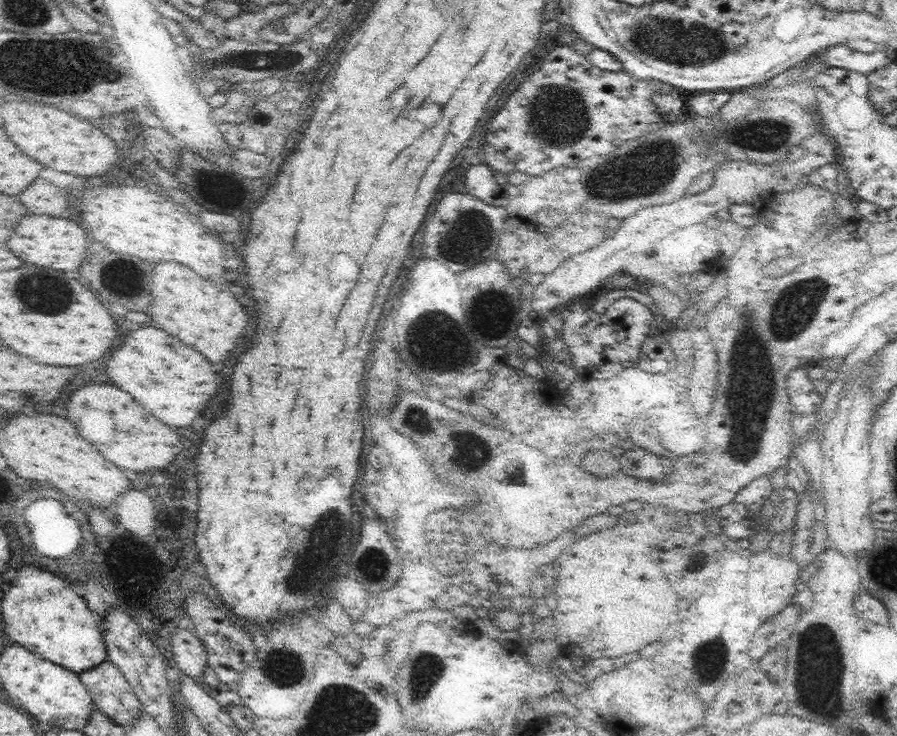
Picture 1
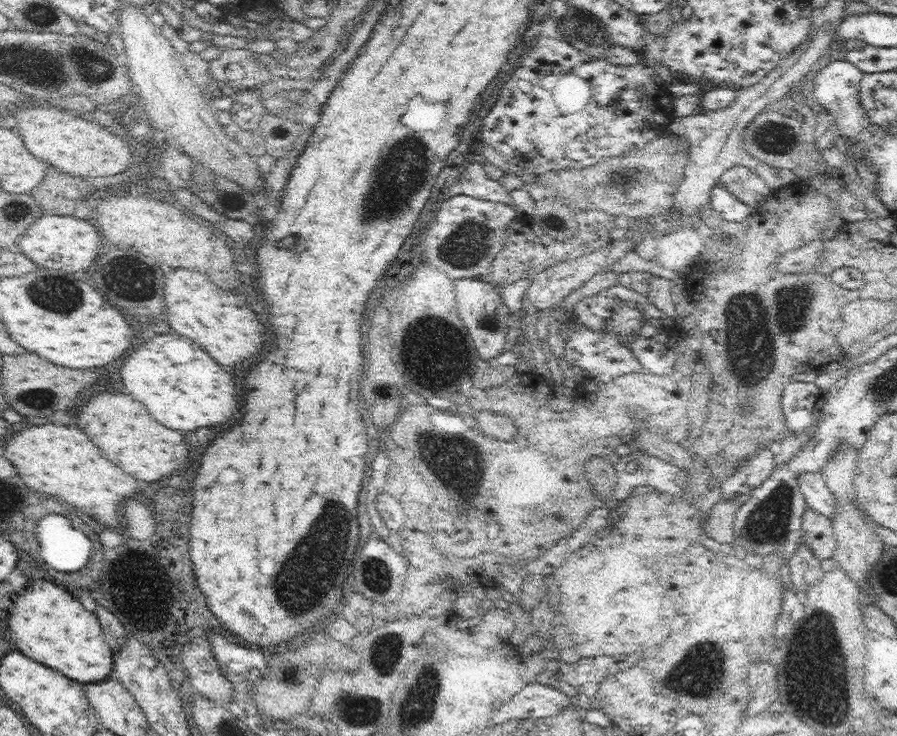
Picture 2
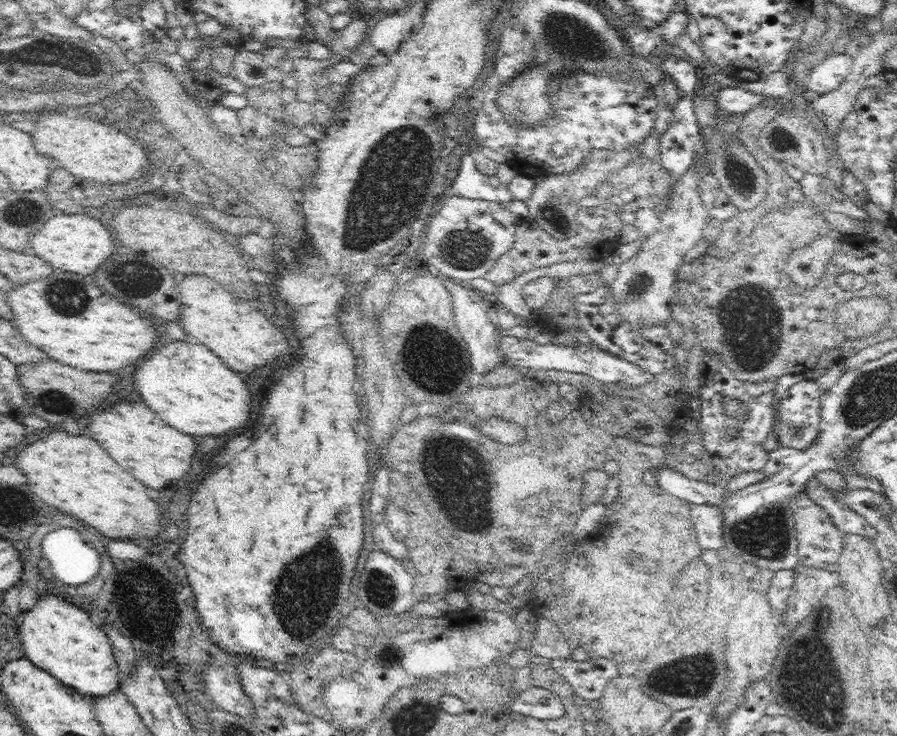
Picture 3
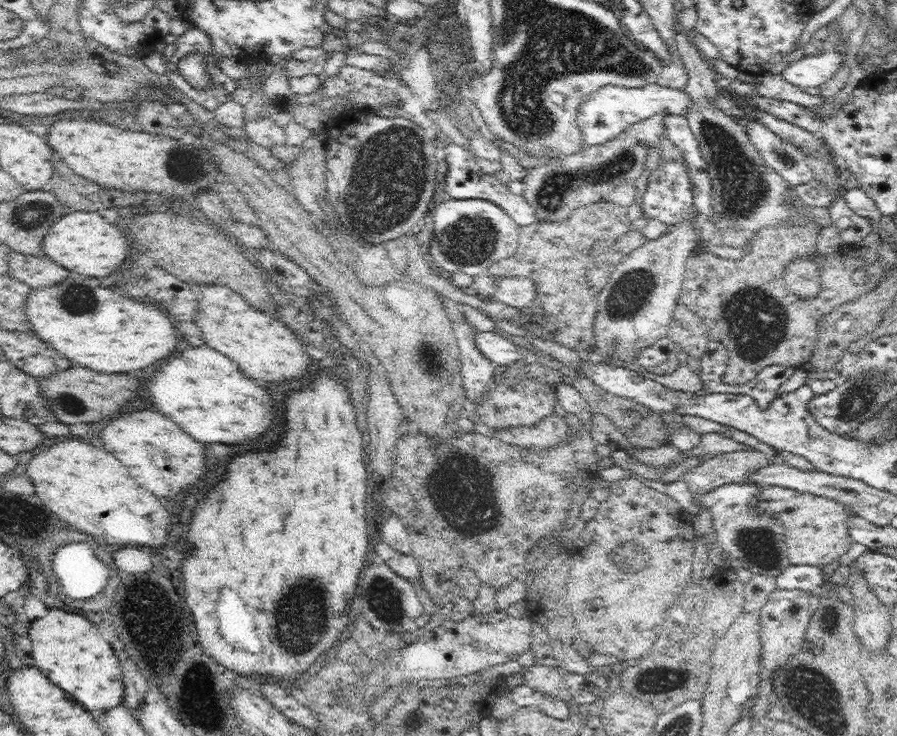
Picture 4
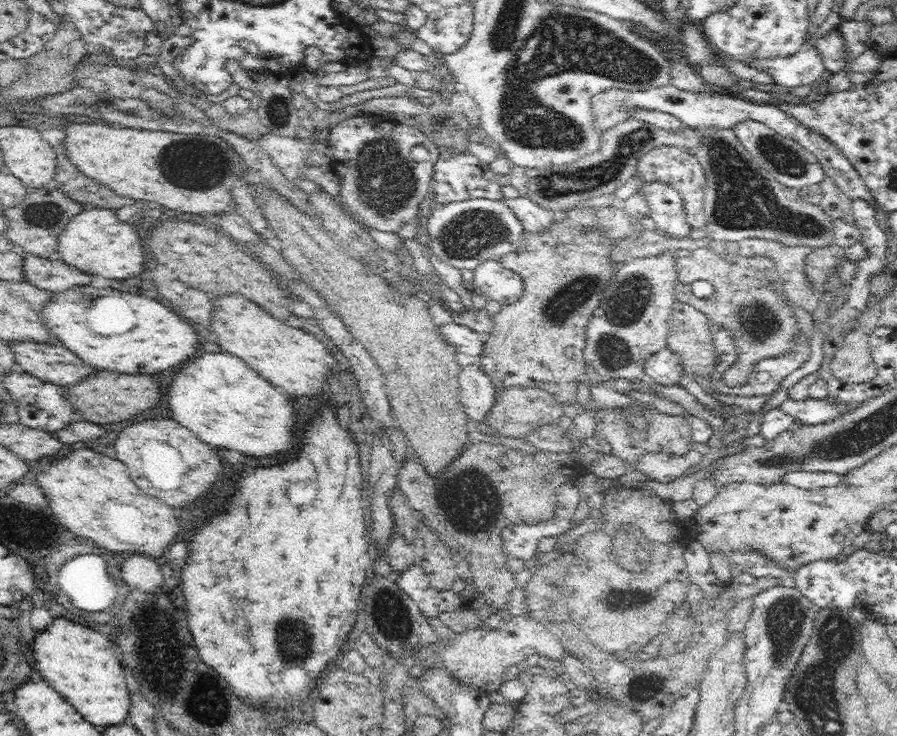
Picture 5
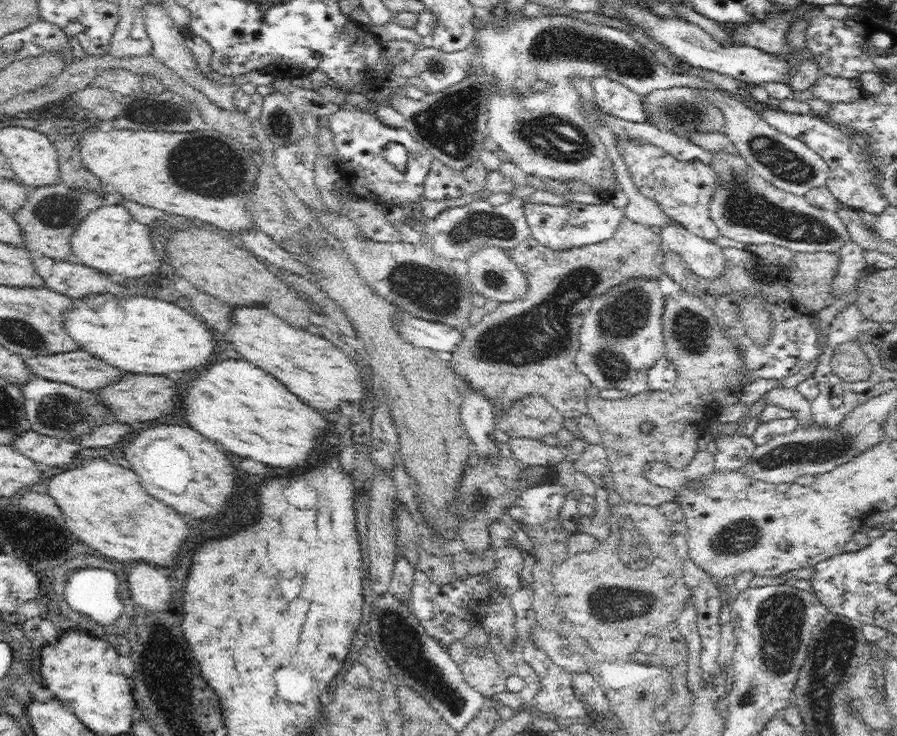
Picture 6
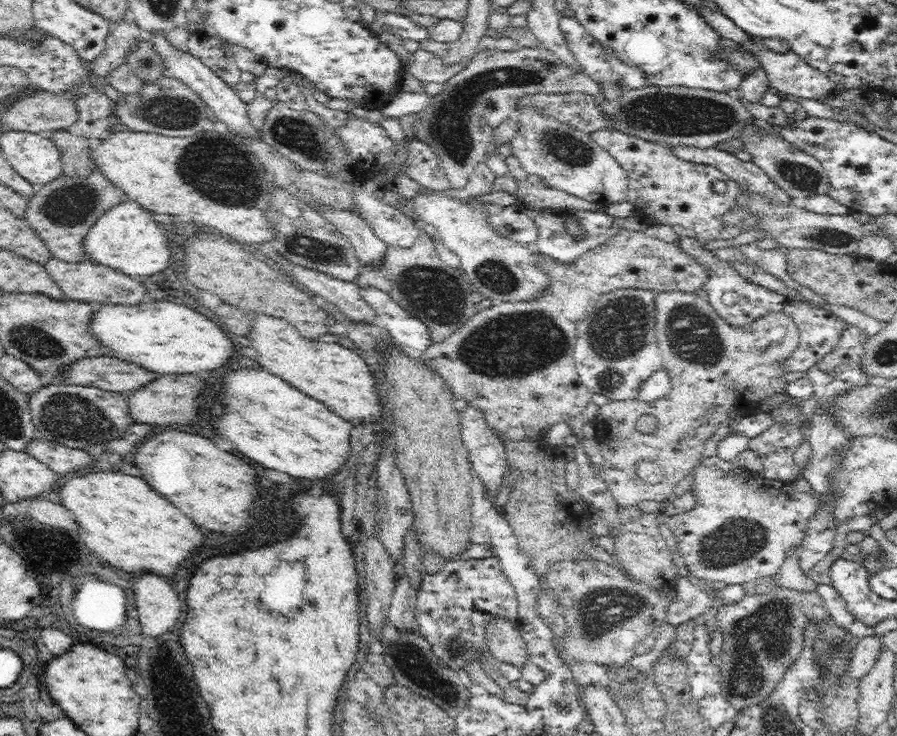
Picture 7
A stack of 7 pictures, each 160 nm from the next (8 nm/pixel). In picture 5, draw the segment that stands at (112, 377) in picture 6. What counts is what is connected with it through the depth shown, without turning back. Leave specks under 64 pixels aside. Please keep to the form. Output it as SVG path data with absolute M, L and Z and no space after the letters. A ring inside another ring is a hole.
M28 340L16 342L9 347L16 357L19 370L64 388L80 382L94 372L94 368L90 368L70 350L66 350L60 340L54 344L40 344Z

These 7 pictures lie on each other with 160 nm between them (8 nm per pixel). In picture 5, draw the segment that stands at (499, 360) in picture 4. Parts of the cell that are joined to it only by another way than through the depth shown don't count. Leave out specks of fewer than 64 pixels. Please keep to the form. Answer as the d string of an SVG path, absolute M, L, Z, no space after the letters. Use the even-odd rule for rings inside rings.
M454 322L439 326L439 334L449 346L455 348L457 353L472 356L475 360L483 356L485 352L484 338L489 336L489 334L478 334L471 328L460 326Z

